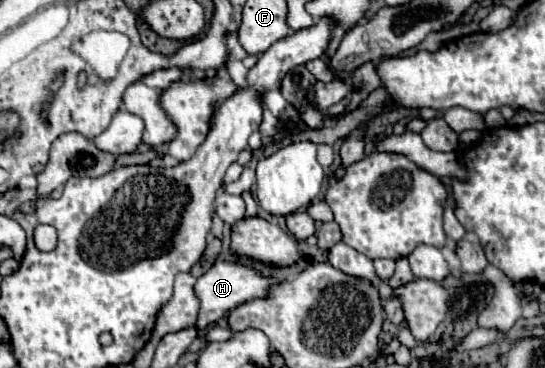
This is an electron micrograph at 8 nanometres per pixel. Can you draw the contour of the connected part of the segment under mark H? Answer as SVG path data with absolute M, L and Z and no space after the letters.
M217 261L207 273L203 273L197 279L197 283L193 287L195 289L195 295L199 299L199 313L197 313L197 319L195 319L195 327L199 331L203 331L207 325L215 323L219 317L227 315L231 309L239 307L241 303L247 303L247 301L257 299L257 297L265 297L275 283L277 283L275 279L261 277L253 269L249 269L245 265Z

